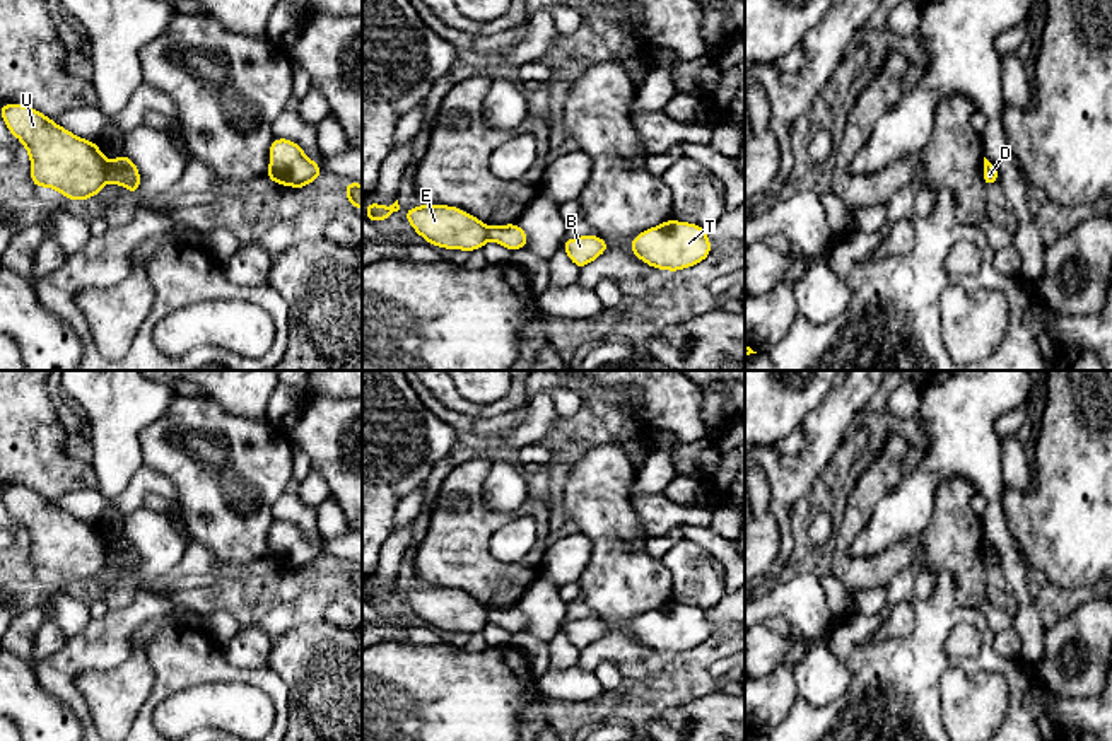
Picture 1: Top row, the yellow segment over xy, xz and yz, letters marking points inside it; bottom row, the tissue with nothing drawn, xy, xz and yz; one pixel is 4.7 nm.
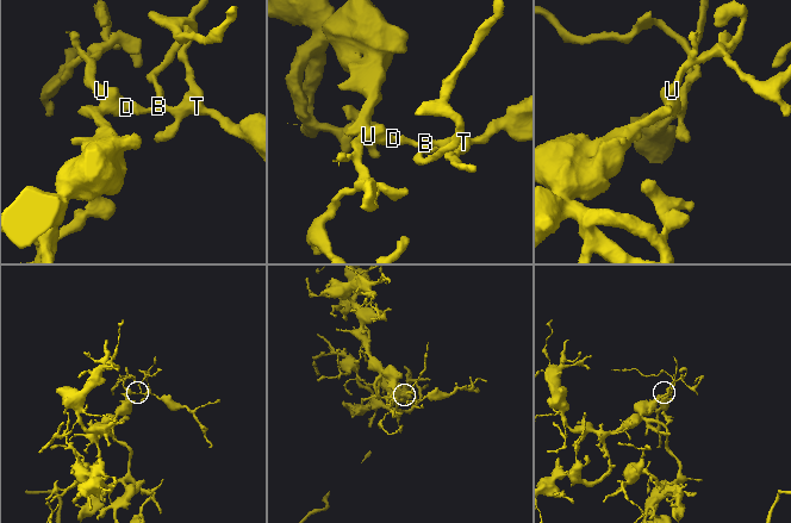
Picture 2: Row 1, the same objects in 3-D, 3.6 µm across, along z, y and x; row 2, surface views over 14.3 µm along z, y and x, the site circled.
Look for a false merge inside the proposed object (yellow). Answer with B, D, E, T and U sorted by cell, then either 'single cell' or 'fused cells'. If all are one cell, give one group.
groups B T / D E U; fused cells

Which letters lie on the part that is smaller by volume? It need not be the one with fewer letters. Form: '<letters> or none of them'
B, T

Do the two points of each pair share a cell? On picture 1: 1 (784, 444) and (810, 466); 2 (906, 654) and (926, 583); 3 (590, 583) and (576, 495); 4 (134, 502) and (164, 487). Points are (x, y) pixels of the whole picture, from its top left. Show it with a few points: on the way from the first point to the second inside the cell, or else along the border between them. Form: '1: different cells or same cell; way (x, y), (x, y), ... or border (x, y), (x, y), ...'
1: different cells; border (803, 427), (800, 451), (778, 453), (767, 446)
2: different cells; border (926, 571), (933, 577), (933, 591), (919, 600)
3: same cell; way (602, 560), (602, 521), (598, 518)
4: same cell; way (140, 494), (147, 487), (156, 487)

